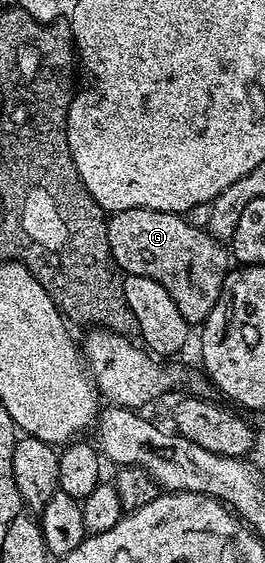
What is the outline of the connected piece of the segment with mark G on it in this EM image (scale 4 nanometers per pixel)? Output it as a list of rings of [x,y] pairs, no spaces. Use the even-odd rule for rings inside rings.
[[[142,207],[115,211],[108,216],[107,241],[114,263],[125,275],[159,281],[185,320],[201,325],[219,301],[223,281],[231,270],[231,255],[204,226],[196,227],[185,219],[181,213]]]

